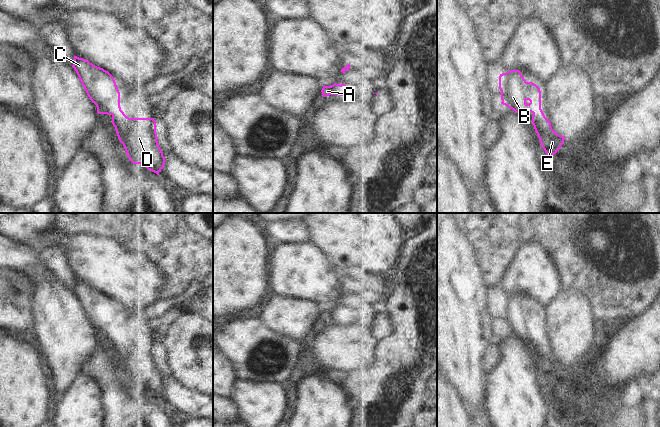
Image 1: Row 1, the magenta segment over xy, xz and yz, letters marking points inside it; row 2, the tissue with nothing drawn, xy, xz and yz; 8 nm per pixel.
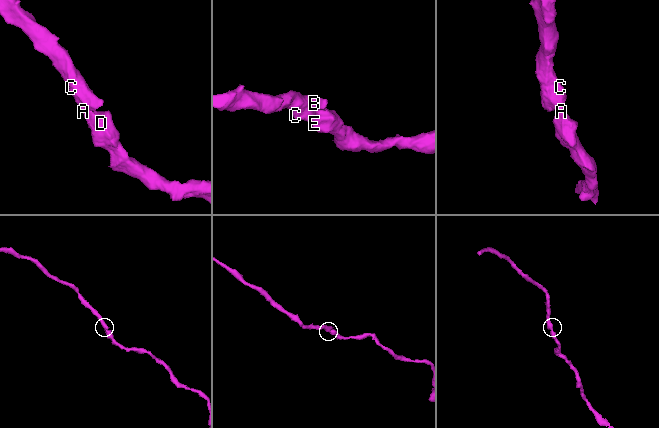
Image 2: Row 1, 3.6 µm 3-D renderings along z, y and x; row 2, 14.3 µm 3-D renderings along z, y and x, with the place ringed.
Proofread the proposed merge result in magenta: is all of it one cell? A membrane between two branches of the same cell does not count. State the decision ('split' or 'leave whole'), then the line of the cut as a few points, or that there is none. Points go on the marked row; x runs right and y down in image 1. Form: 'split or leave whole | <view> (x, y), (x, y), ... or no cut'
leave whole | no cut

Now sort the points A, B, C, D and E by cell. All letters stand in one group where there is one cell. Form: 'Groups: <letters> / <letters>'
Groups: A B C D E

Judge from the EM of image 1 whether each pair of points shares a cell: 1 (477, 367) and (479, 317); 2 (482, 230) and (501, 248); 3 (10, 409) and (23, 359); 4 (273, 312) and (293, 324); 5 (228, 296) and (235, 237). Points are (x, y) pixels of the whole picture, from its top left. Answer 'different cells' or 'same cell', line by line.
1: same cell
2: same cell
3: same cell
4: same cell
5: same cell

